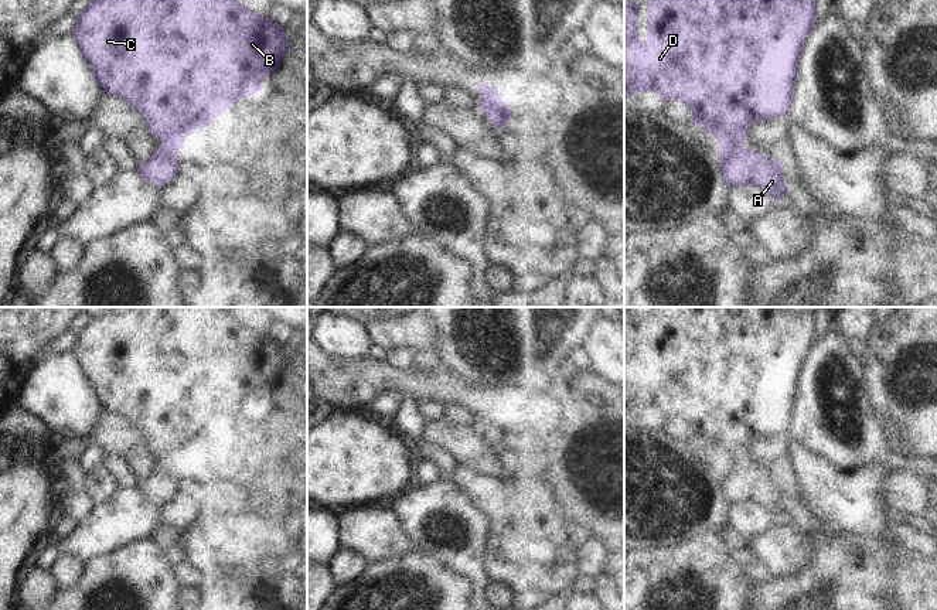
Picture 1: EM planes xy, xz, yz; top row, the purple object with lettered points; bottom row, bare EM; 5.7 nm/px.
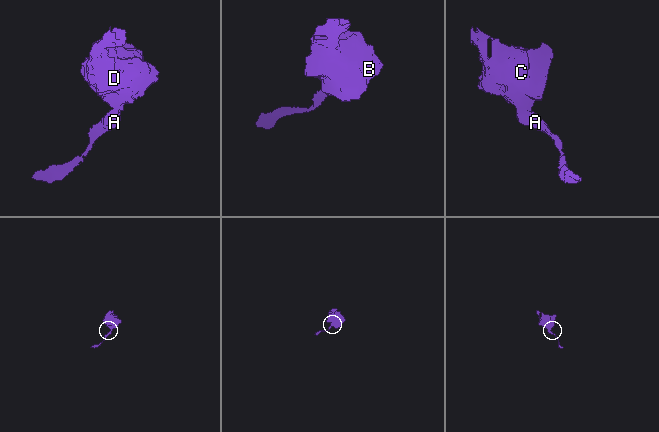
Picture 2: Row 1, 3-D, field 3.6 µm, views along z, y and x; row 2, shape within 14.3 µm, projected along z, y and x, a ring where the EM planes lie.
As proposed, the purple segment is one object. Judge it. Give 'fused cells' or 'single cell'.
single cell

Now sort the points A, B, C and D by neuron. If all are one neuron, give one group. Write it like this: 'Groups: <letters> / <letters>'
Groups: A B C D

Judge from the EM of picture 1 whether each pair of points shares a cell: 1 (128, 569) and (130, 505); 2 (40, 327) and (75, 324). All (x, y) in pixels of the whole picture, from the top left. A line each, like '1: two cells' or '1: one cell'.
1: two cells
2: two cells

